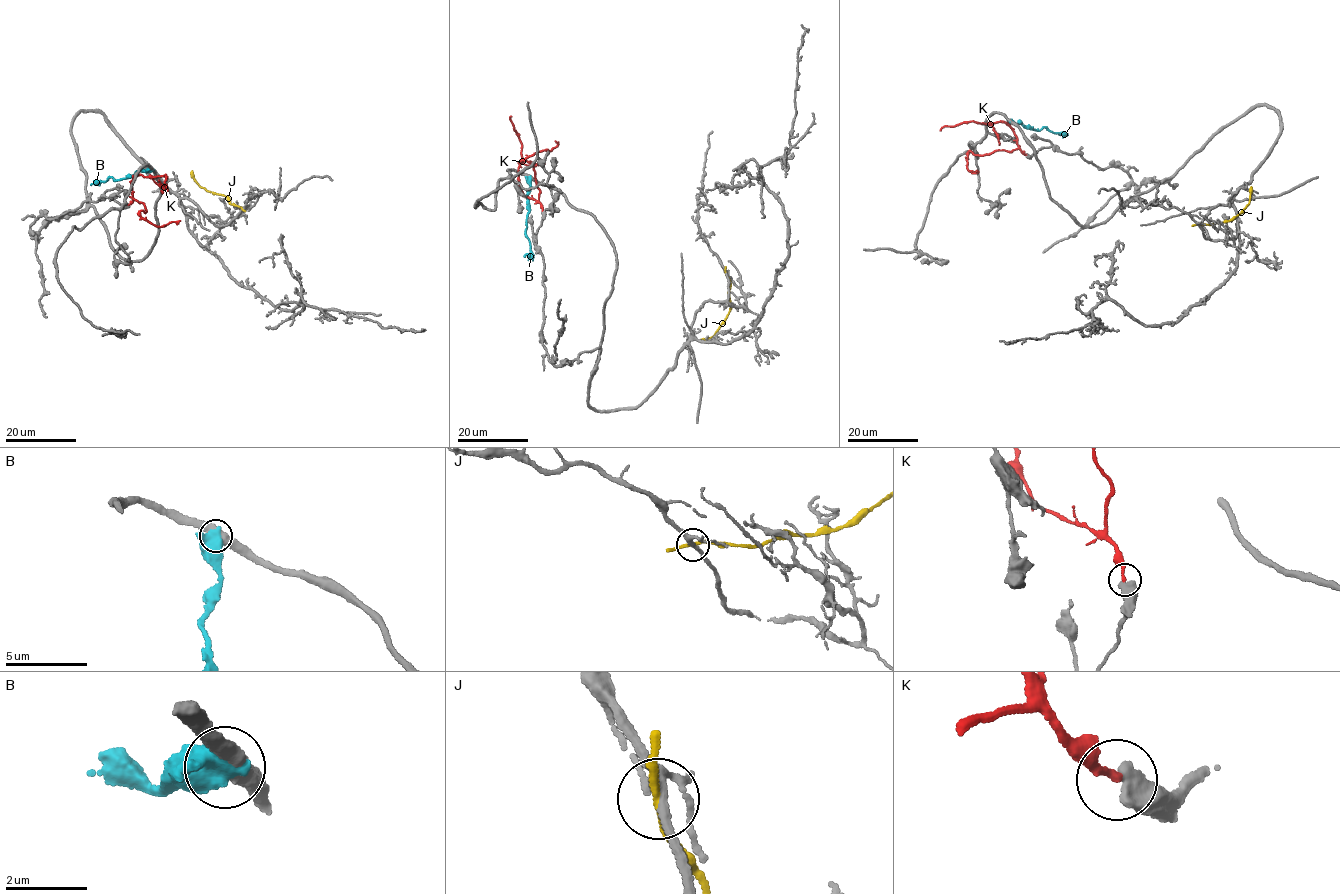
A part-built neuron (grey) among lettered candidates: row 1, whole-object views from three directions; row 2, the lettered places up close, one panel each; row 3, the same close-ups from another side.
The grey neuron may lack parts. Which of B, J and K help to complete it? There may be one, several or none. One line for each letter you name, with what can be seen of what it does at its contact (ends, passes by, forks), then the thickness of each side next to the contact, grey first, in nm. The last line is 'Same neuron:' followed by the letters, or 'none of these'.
Same neuron: none of these

